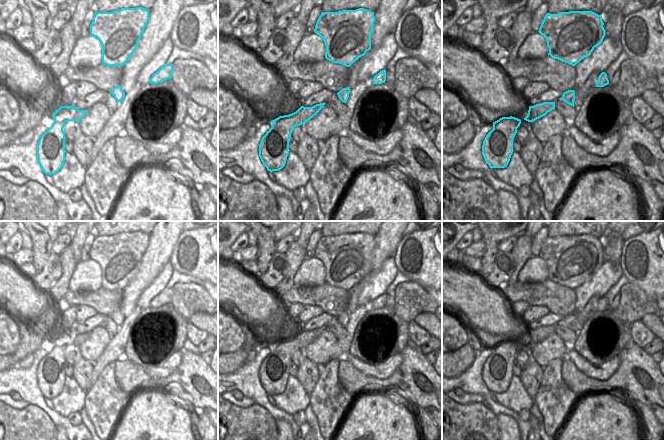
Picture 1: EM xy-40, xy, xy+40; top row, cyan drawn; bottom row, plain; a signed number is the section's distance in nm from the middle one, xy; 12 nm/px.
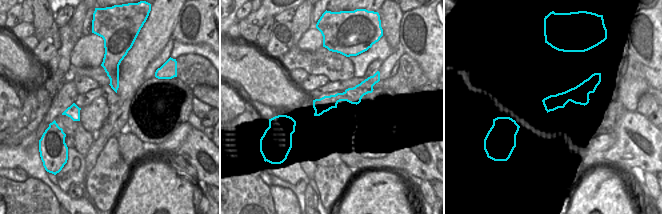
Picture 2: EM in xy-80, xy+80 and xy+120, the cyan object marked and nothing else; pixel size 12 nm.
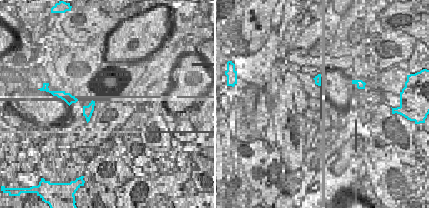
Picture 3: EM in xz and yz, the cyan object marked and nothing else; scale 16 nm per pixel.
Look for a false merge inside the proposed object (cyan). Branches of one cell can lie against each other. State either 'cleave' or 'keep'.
cleave

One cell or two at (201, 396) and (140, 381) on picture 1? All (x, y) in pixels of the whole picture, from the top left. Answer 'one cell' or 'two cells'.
one cell

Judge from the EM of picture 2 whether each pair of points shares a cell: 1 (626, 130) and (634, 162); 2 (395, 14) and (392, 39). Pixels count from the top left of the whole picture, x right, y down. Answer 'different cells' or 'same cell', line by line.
1: same cell
2: same cell

